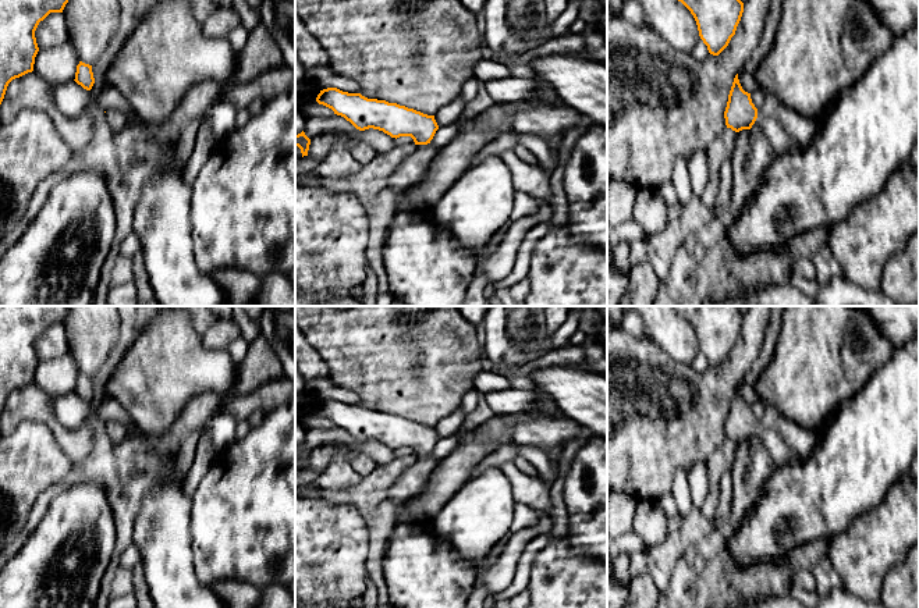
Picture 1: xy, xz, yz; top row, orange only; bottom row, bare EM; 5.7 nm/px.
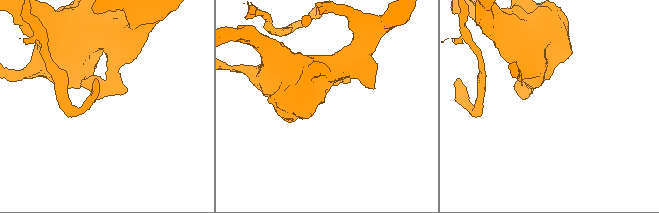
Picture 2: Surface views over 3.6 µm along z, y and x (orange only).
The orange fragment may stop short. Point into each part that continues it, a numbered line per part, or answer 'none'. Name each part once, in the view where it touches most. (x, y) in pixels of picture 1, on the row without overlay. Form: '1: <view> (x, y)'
1: yz (787, 443)

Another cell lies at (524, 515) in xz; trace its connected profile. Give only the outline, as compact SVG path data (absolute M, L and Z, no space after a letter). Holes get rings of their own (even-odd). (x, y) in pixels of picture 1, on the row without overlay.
M517 501L514 504L514 518L512 518L510 531L511 533L518 531L521 529L535 525L537 520L539 516L536 515L535 508Z

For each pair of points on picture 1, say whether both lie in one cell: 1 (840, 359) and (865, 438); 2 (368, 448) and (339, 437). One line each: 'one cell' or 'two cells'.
1: two cells
2: one cell

